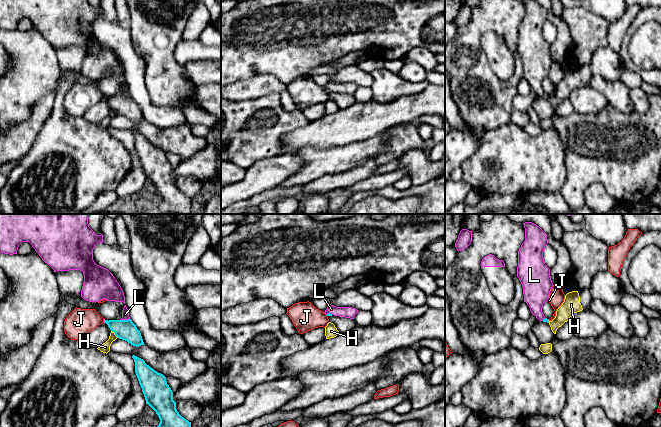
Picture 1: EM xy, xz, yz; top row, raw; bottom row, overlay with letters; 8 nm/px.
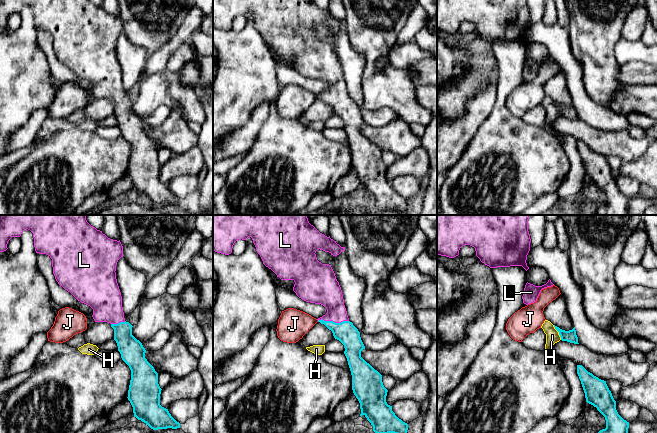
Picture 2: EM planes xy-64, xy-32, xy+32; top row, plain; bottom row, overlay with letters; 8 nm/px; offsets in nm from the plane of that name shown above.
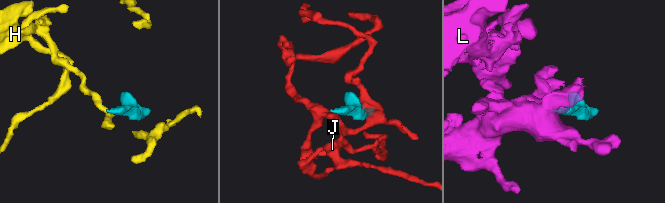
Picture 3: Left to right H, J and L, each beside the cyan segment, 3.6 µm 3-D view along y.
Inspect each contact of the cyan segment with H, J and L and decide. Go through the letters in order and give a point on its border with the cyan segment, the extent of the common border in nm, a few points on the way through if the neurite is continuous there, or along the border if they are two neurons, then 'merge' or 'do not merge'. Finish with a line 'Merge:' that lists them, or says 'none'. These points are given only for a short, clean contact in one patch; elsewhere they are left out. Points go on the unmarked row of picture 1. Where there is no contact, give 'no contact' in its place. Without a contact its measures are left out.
H: meets cyan in xy at (115, 110); contact 90 nm long; border along xy (111, 106), (118, 113); do not merge
J: meets cyan in xy at (104, 97); contact 30 nm long; border along xy (103, 95), (104, 98); do not merge
L: meets cyan in xy at (124, 96); contact 80 nm long; runs through xy (126, 106), (124, 96), (125, 90); merge
Merge: L

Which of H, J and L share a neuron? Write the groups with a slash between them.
H / J / L

